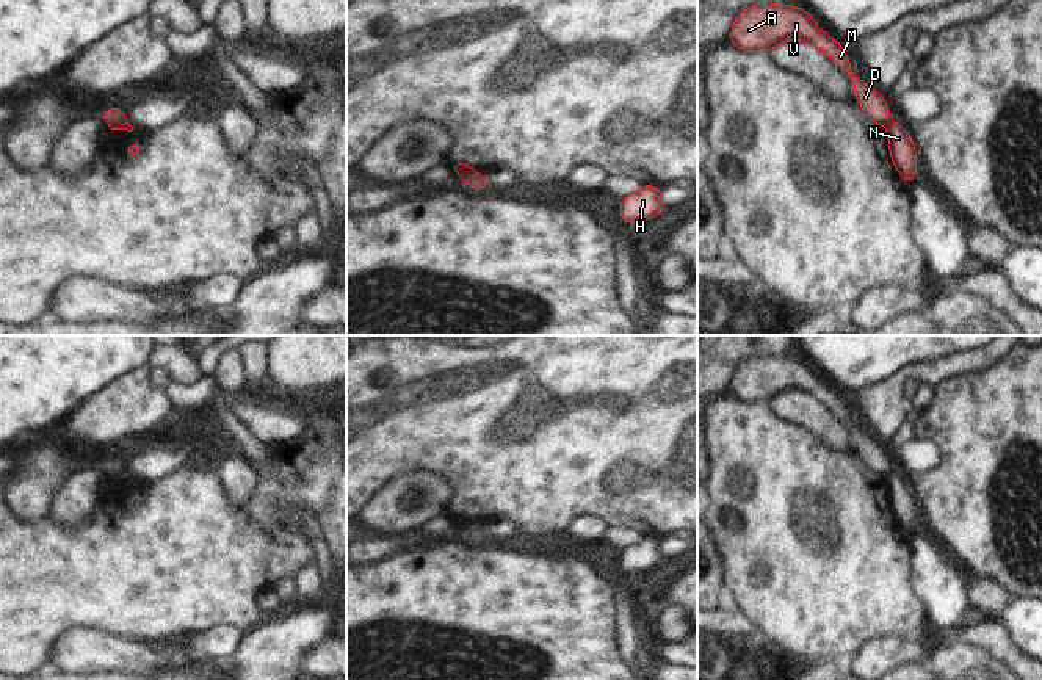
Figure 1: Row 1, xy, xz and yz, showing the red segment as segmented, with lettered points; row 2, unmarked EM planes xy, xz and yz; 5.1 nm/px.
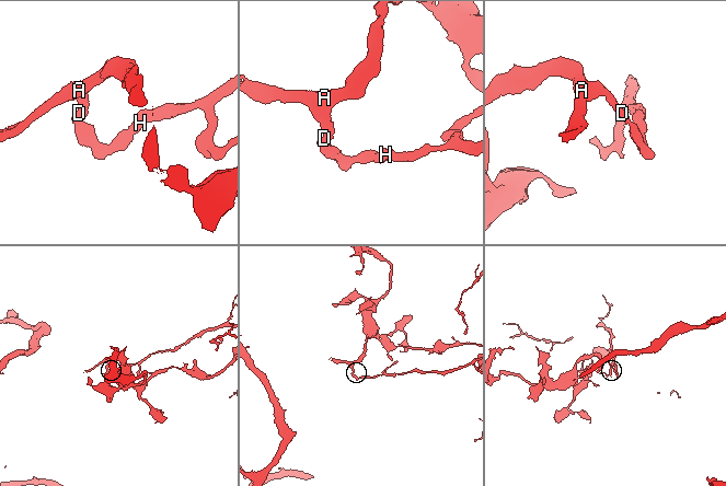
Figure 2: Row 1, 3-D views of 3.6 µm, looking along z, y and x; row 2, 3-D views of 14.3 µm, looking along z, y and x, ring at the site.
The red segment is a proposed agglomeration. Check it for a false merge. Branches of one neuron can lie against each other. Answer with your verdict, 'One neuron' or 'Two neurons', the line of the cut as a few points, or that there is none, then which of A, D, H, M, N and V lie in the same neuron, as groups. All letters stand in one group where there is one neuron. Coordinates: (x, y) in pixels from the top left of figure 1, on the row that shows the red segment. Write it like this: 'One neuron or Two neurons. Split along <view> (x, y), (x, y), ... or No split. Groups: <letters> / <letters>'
Two neurons. Split along xy (126, 121), (108, 124). Groups: A D M V / H N.

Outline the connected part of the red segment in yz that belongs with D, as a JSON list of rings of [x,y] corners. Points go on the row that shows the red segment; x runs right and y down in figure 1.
[[[758,5],[747,8],[740,13],[730,33],[730,41],[749,53],[771,52],[787,39],[802,39],[837,61],[856,85],[856,99],[860,108],[877,125],[887,125],[892,121],[882,96],[854,75],[845,49],[818,28],[802,8],[790,5]]]

